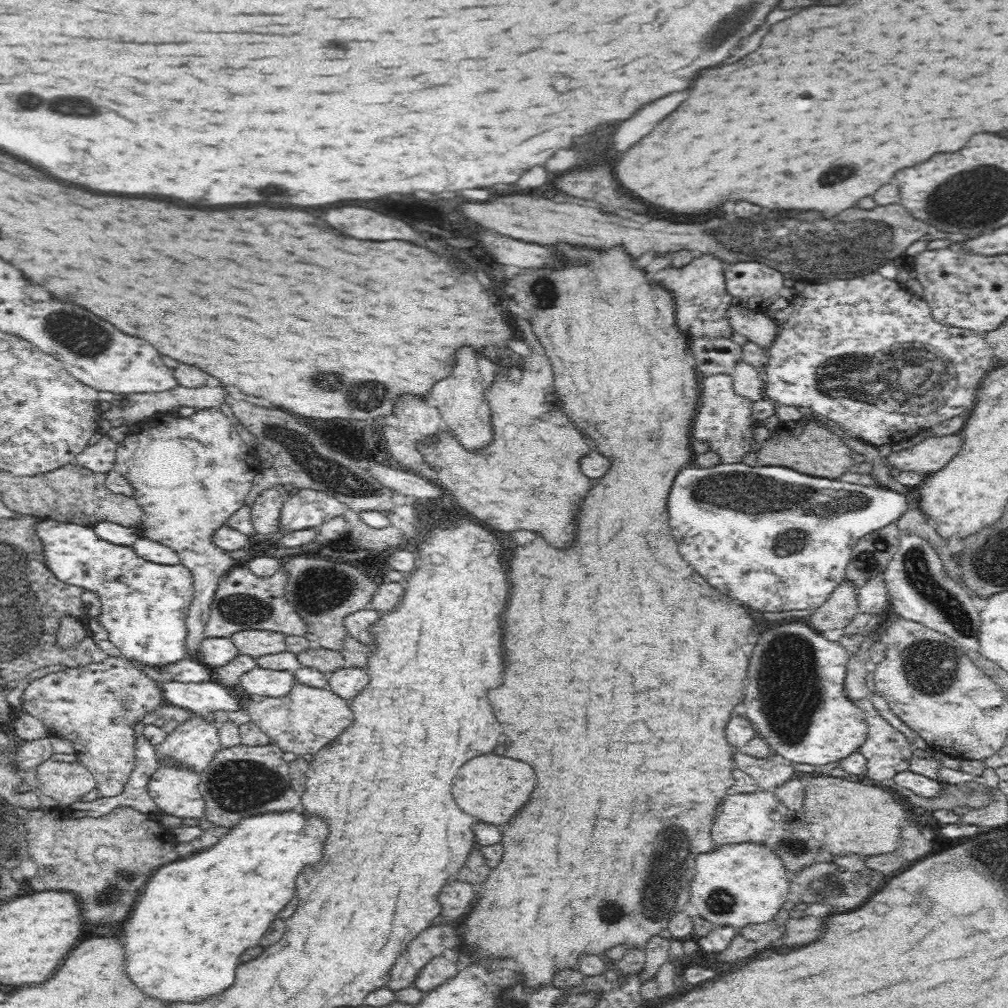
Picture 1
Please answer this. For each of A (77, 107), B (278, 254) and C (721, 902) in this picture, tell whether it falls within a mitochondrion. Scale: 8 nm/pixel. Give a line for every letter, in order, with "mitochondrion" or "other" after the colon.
A: mitochondrion
B: other
C: mitochondrion

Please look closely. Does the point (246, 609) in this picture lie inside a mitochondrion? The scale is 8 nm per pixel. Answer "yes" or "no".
yes

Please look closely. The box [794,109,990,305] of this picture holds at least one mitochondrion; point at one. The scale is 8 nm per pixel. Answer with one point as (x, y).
(841, 172)

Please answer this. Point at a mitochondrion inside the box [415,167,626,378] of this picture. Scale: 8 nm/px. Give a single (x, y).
(544, 291)

